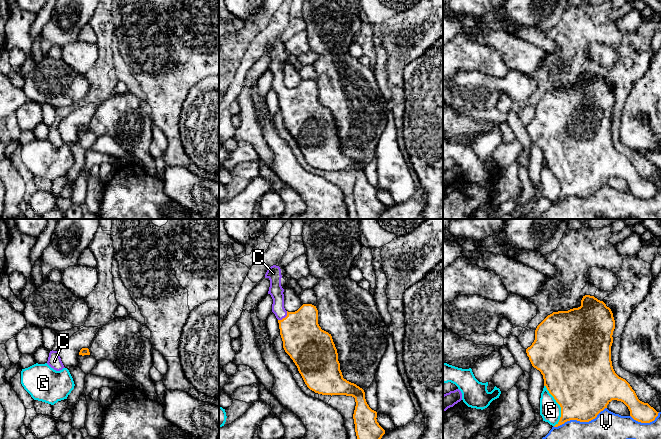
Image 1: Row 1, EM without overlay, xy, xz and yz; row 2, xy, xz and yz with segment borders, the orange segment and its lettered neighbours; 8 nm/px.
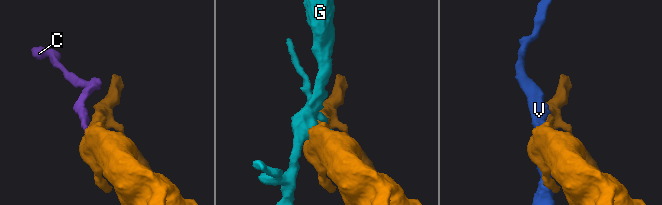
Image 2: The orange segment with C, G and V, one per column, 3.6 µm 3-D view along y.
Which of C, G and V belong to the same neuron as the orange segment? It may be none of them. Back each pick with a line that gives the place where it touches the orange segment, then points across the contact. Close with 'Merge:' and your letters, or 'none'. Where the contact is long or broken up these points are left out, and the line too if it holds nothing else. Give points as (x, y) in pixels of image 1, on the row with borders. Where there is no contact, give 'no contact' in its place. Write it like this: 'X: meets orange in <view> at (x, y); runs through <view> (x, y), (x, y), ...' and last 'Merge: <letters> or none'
C: meets orange in xz at (285, 317); runs through xz (304, 341), (285, 317), (278, 309), (276, 291)
Merge: C

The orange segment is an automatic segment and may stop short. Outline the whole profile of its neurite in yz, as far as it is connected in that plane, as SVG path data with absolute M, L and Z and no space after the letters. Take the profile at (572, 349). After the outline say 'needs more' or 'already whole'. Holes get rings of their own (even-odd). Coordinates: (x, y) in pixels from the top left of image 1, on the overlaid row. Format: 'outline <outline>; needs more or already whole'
outline M590 295L583 296L580 307L553 312L537 326L535 340L526 353L532 366L543 375L544 386L561 407L560 420L554 427L570 420L589 422L612 400L623 402L638 422L650 423L658 416L659 412L640 401L630 384L615 373L611 361L614 329L611 309Z; already whole

